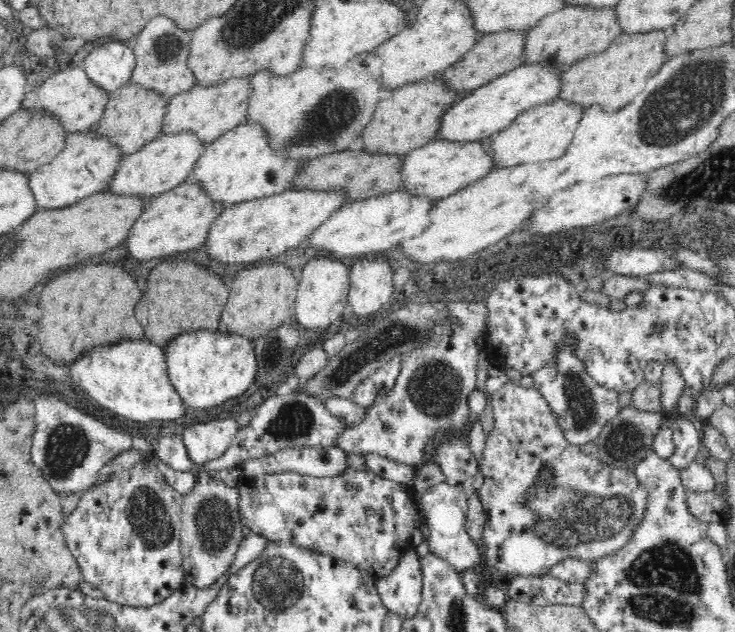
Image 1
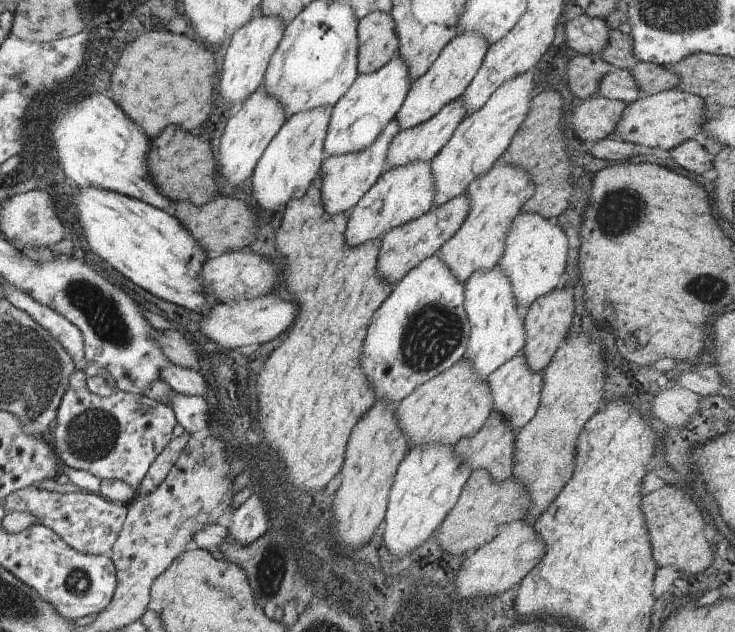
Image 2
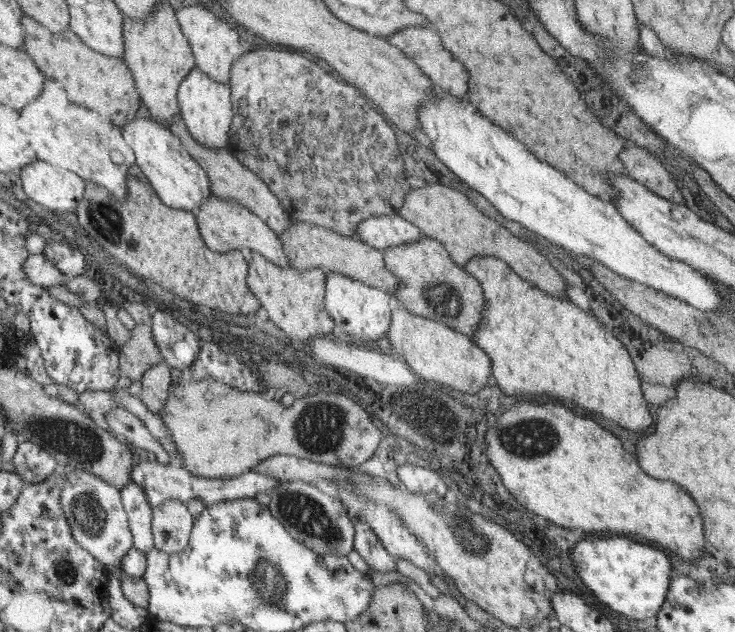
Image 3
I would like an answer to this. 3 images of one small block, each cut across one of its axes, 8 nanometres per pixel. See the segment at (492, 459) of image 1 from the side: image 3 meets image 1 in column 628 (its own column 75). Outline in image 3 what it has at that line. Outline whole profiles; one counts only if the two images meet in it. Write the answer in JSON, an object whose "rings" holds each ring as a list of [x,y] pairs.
{"rings":[[[70,468],[65,476],[61,498],[67,522],[77,542],[92,552],[109,570],[121,565],[124,556],[134,547],[134,536],[122,492],[91,471]]]}

